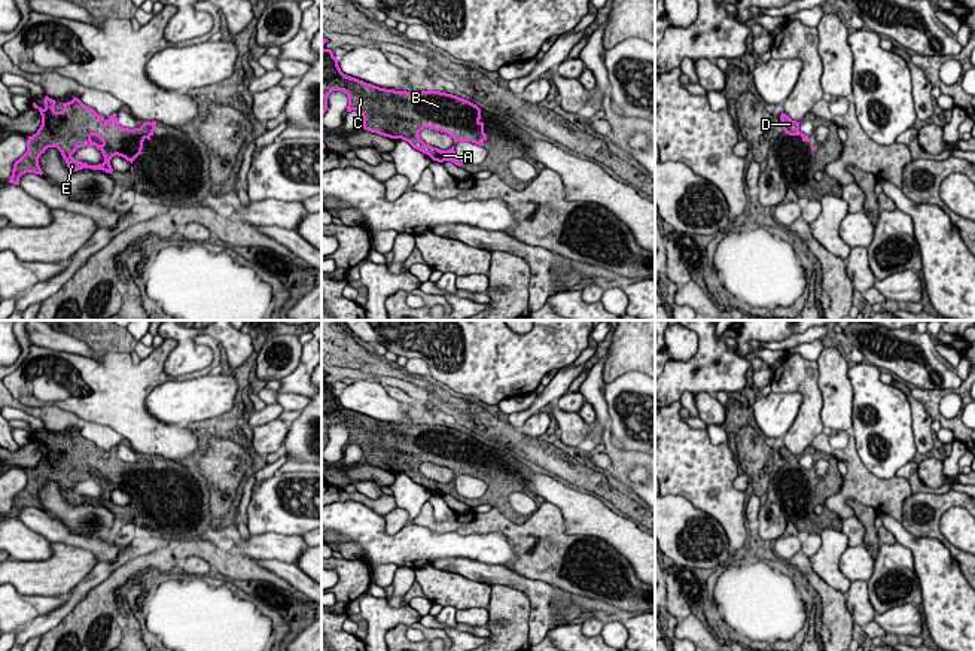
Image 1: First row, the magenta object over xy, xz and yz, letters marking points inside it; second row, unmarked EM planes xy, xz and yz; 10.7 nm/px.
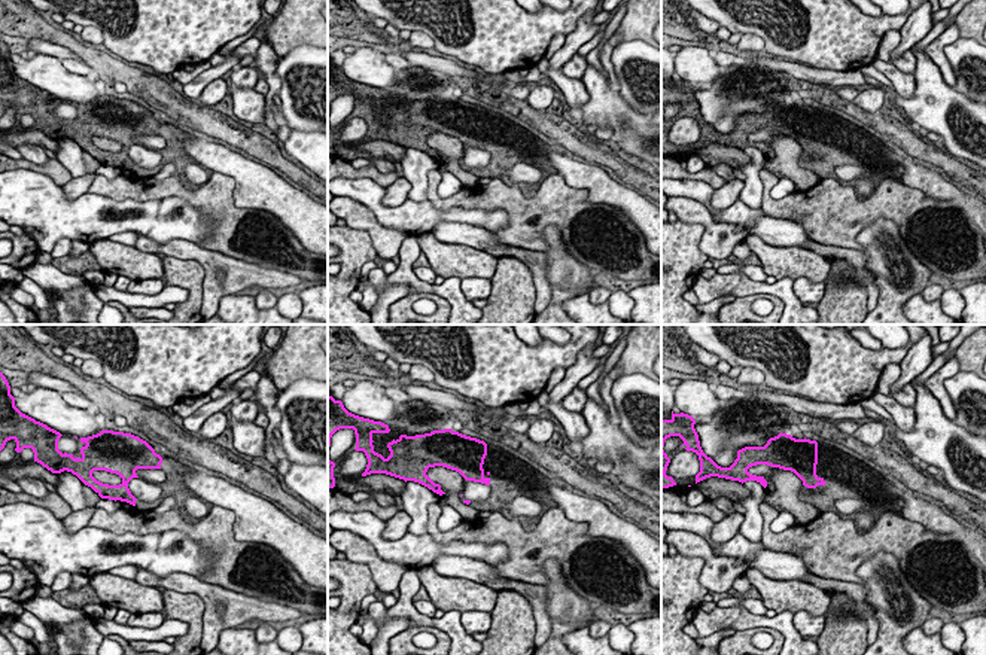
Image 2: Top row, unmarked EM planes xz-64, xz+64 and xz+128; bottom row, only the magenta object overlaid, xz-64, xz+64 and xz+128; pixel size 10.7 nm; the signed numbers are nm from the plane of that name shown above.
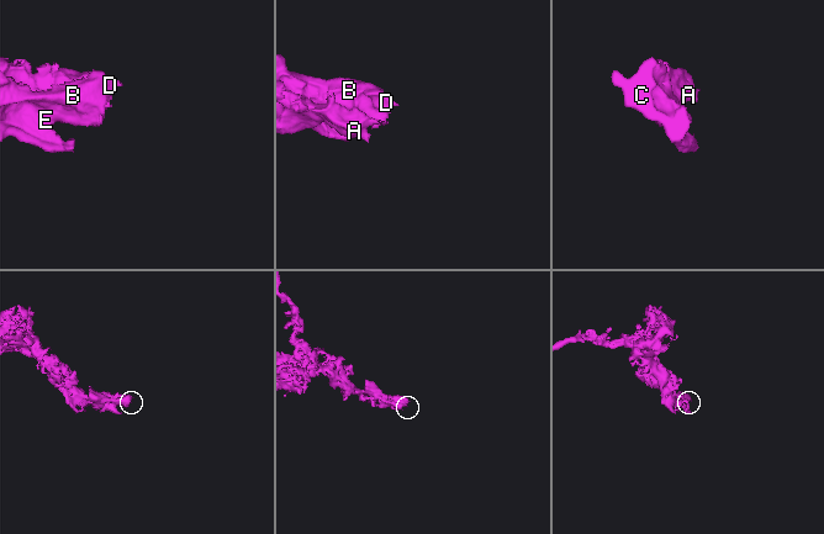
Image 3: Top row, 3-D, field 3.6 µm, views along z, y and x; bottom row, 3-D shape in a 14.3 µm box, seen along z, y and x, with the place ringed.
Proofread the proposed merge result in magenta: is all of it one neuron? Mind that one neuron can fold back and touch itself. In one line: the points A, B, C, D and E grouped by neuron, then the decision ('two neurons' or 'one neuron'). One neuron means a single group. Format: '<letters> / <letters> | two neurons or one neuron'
A B C D E | one neuron

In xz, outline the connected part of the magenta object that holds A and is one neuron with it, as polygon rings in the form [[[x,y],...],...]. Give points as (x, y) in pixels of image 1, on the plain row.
[[[322,369],[322,450],[327,444],[332,425],[348,429],[347,445],[357,444],[363,451],[362,462],[390,472],[402,472],[433,495],[451,495],[461,499],[454,480],[441,484],[420,472],[424,462],[445,466],[454,475],[472,475],[484,480],[487,468],[481,456],[481,442],[457,429],[441,425],[394,425],[366,417],[341,405],[338,393],[323,378]]]

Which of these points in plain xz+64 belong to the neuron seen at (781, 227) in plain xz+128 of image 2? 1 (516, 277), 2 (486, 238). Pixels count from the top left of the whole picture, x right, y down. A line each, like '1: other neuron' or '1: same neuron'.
1: other neuron
2: same neuron

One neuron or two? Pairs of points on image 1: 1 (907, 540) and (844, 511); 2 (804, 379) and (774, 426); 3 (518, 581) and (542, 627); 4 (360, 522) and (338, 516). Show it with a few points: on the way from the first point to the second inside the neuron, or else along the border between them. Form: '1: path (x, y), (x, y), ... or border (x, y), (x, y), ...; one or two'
1: border (880, 513), (887, 513), (901, 522); two
2: border (771, 391), (801, 397), (789, 426); two
3: path (530, 590), (541, 601), (541, 615); one
4: path (355, 522), (344, 519); one

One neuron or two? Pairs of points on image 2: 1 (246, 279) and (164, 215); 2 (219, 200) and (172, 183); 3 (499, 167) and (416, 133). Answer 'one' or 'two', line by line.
1: two
2: one
3: one

